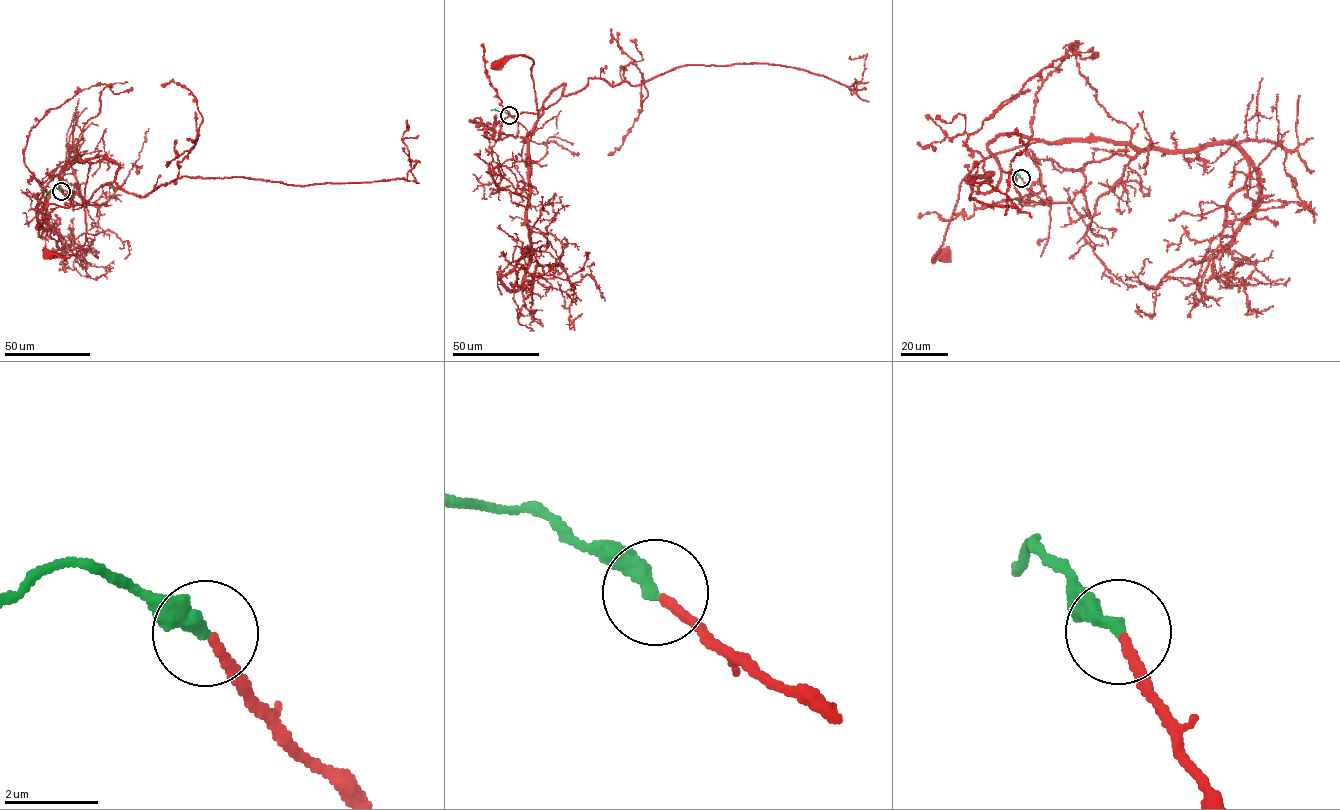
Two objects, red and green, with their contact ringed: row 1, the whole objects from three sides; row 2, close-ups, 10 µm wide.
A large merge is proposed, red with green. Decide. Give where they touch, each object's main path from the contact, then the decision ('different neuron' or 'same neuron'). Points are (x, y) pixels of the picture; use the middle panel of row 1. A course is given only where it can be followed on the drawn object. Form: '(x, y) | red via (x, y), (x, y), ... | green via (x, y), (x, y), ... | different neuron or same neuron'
(509, 115) | red via (509, 115), (527, 131), (521, 160), (498, 171), (527, 197), (533, 61), (497, 65) | green via (509, 115), (491, 110) | same neuron

